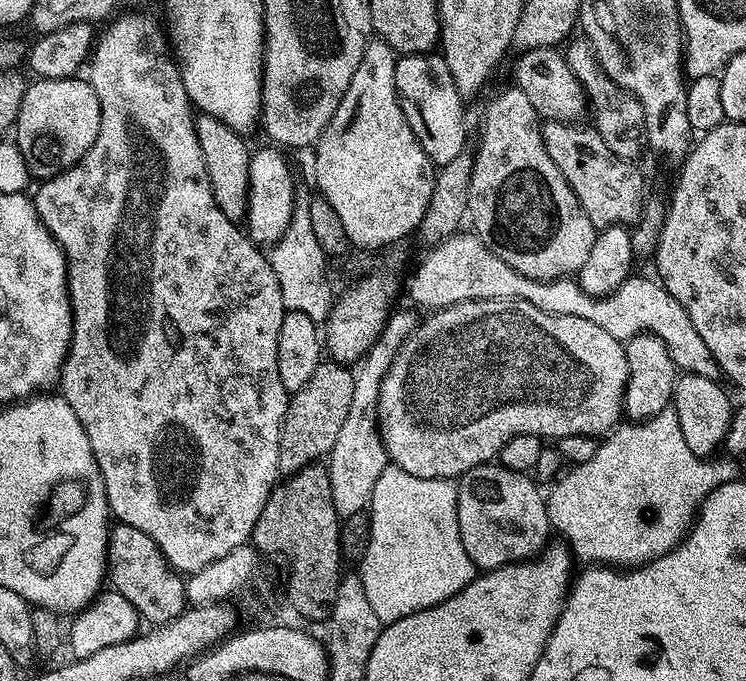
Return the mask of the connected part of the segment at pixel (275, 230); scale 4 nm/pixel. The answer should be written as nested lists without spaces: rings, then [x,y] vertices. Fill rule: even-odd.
[[[279,147],[255,149],[250,162],[250,190],[248,191],[248,214],[246,217],[246,231],[253,244],[257,246],[271,246],[277,244],[286,234],[296,213],[296,184],[292,181],[292,168],[285,153]]]

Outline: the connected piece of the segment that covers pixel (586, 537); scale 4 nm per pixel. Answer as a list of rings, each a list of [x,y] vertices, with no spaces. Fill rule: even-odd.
[[[669,406],[663,408],[661,412],[652,420],[643,422],[628,422],[623,426],[617,427],[607,438],[599,441],[594,458],[590,462],[582,462],[575,466],[569,467],[551,485],[546,496],[548,505],[548,522],[553,529],[556,528],[561,532],[563,539],[572,550],[573,557],[577,561],[585,560],[583,563],[588,566],[619,566],[621,569],[627,570],[633,566],[648,564],[652,560],[662,558],[668,552],[673,552],[679,547],[688,531],[692,528],[692,523],[696,520],[696,513],[699,512],[701,504],[705,498],[711,494],[716,488],[717,481],[712,480],[712,468],[708,465],[707,459],[701,458],[694,454],[694,450],[690,450],[690,446],[686,446],[686,437],[682,434],[682,422],[678,422],[678,414],[675,407]]]

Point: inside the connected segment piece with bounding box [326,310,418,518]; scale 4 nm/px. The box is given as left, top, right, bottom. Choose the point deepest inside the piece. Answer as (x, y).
(356, 461)

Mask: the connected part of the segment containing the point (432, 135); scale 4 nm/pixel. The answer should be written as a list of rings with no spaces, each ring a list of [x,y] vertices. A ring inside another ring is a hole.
[[[419,52],[409,56],[400,56],[396,61],[396,92],[400,96],[400,105],[406,114],[406,122],[410,122],[410,130],[414,130],[418,142],[426,150],[433,164],[443,166],[463,152],[466,147],[464,139],[468,136],[467,130],[464,129],[466,100],[460,96],[443,55]]]

